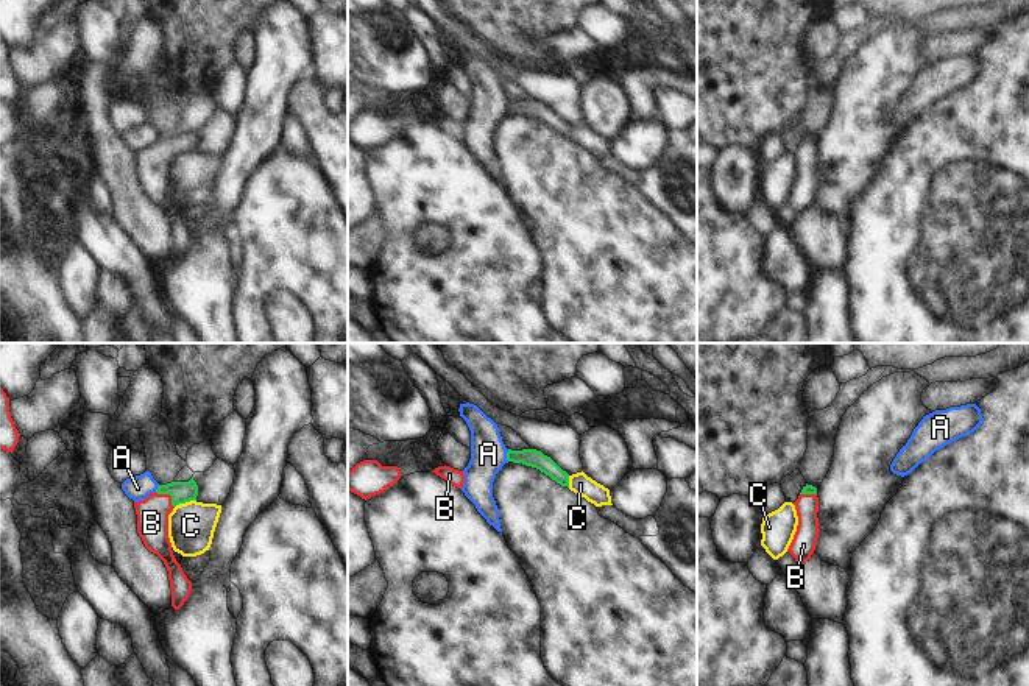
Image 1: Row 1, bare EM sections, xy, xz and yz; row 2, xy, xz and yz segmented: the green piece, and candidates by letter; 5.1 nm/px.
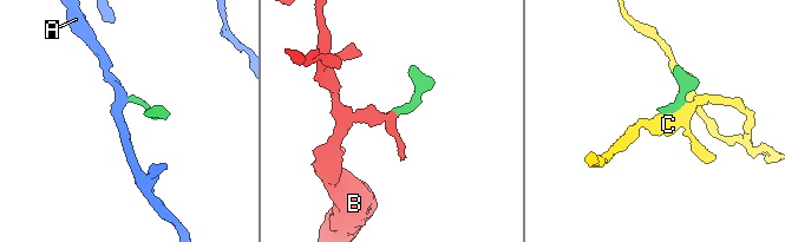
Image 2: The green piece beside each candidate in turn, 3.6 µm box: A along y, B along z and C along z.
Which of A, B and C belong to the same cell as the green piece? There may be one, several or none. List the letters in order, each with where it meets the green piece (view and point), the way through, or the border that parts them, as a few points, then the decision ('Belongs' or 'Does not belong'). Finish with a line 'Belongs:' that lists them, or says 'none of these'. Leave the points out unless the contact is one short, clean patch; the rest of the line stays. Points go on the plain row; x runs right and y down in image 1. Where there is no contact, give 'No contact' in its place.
A: Touches green at xz (507, 106). Boundary: xz (509, 100), (507, 111). Does not belong
B: Touches green at xy (169, 144). Path across: xy (181, 142), (169, 144), (152, 164). Belongs
C: Touches green at xy (184, 153). Boundary: xy (195, 150), (180, 153), (175, 158). Does not belong
Belongs: B

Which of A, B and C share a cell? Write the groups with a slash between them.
A / B / C

